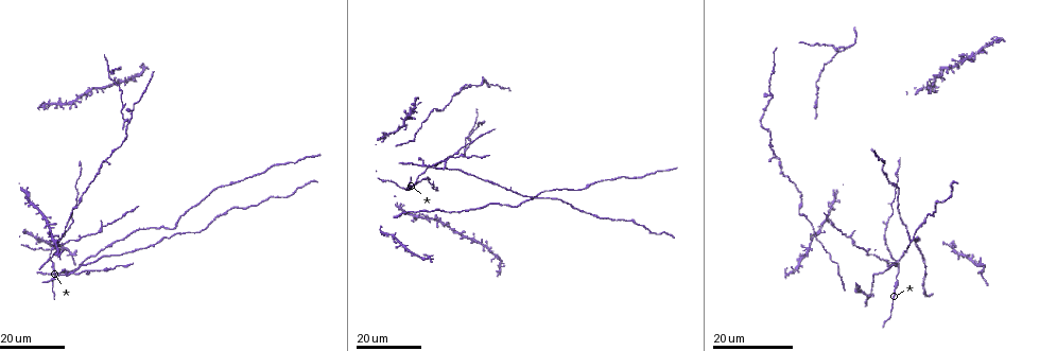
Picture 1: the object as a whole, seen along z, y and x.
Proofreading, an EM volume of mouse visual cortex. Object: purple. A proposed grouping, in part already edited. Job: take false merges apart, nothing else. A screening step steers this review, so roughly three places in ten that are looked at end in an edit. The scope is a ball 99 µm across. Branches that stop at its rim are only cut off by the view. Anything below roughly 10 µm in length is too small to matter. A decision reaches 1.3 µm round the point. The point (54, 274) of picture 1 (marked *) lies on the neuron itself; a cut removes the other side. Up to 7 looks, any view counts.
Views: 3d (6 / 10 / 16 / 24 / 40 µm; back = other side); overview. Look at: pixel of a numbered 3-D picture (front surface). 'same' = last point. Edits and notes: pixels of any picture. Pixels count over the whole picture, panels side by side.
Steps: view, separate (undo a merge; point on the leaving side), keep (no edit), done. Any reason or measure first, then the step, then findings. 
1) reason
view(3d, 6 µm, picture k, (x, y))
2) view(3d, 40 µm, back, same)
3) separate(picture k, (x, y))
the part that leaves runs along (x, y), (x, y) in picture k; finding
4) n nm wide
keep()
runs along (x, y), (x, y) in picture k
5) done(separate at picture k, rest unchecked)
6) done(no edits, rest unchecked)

a fork
view(3d, 16 µm, picture 1, (431, 166))

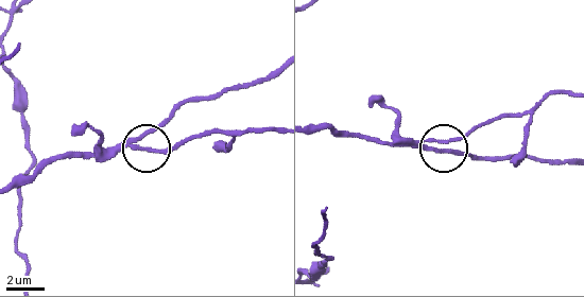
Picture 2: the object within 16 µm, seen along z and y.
view(3d, 10 µm, picture 2, (139, 146))

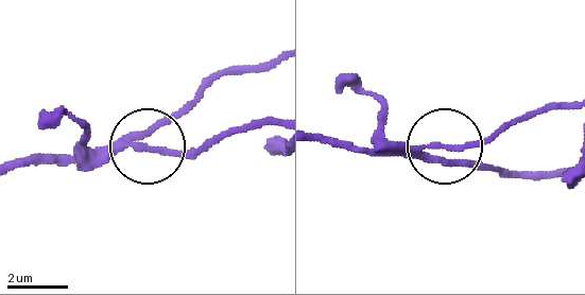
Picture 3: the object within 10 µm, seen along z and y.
view(3d, 10 µm, back, picture 3, (443, 148))

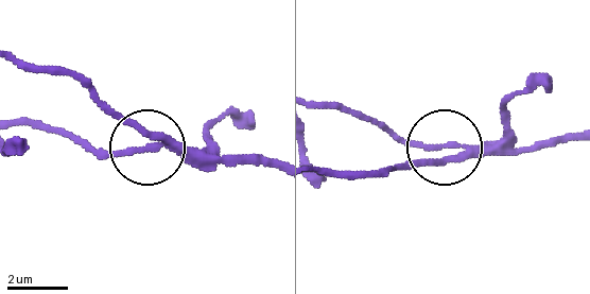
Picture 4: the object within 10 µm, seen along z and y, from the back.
side arm 22 µm
keep()
all the same neuron

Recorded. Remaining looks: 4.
side arm on a straight run
view(3d, 16 µm, picture 1, (848, 48))

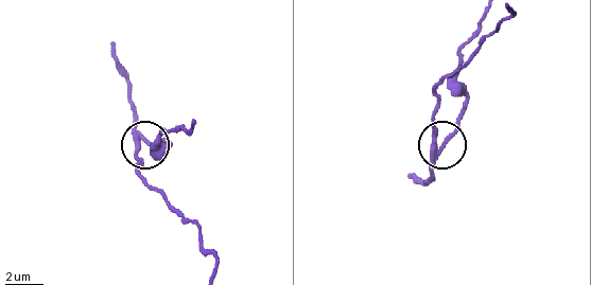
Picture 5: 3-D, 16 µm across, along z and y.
view(3d, 10 µm, picture 5, (147, 143))

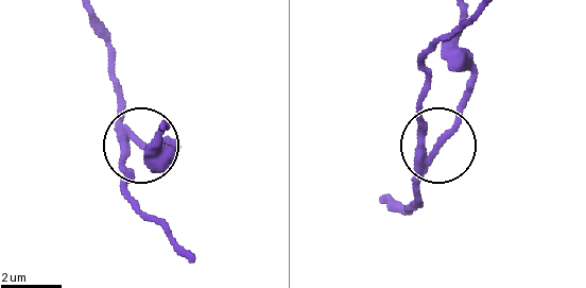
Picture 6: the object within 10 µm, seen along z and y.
separate(picture 6, (445, 134))
a second neuron is stuck on

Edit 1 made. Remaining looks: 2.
view(3d, 24 µm, picture 1, (53, 236))

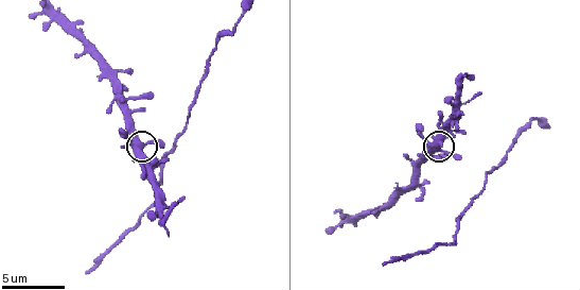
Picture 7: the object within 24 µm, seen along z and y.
zoom in
view(3d, 10 µm, picture 7, (139, 142))

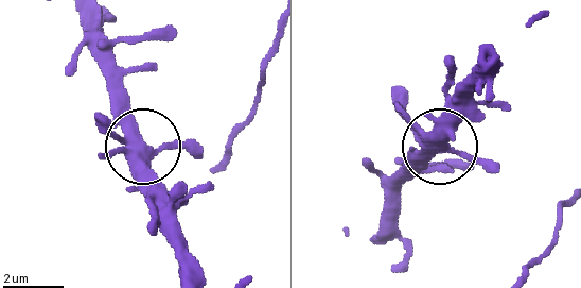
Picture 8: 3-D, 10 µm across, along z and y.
keep()
all the same neuron

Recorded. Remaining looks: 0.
done(separate at picture 6, rest unchecked)

